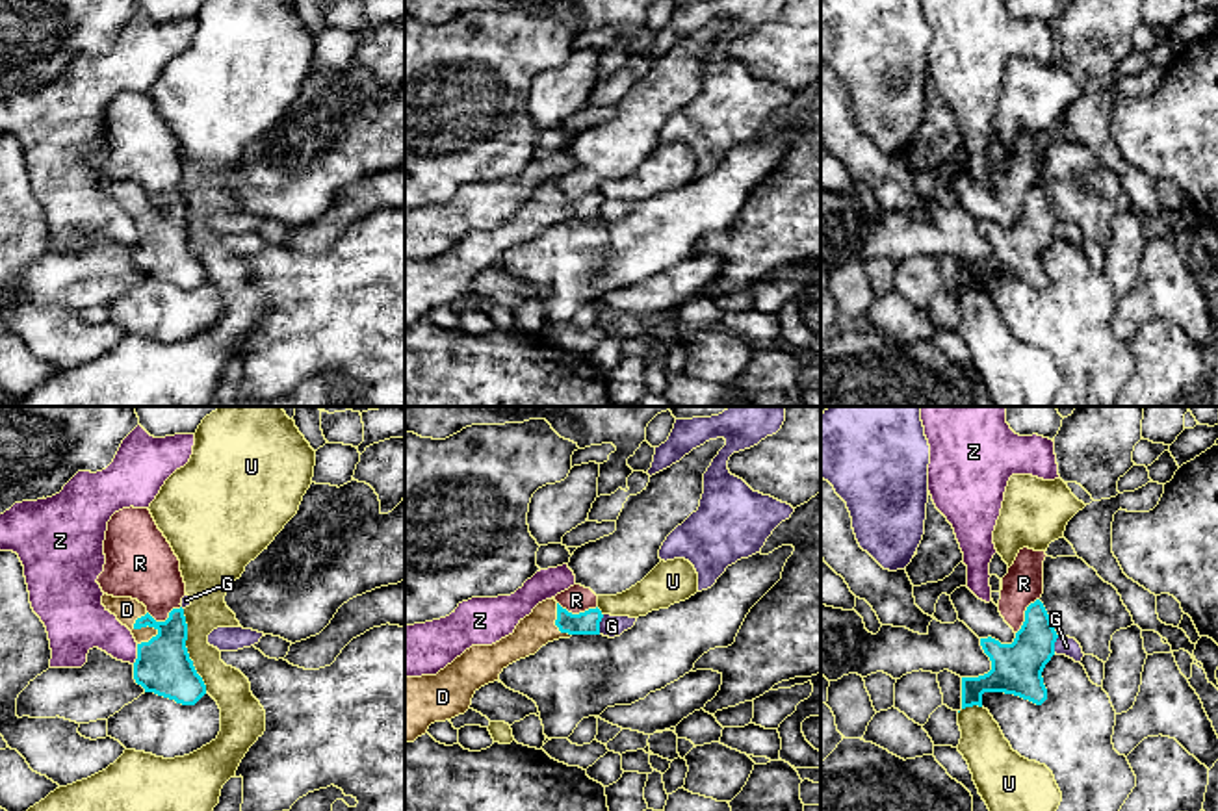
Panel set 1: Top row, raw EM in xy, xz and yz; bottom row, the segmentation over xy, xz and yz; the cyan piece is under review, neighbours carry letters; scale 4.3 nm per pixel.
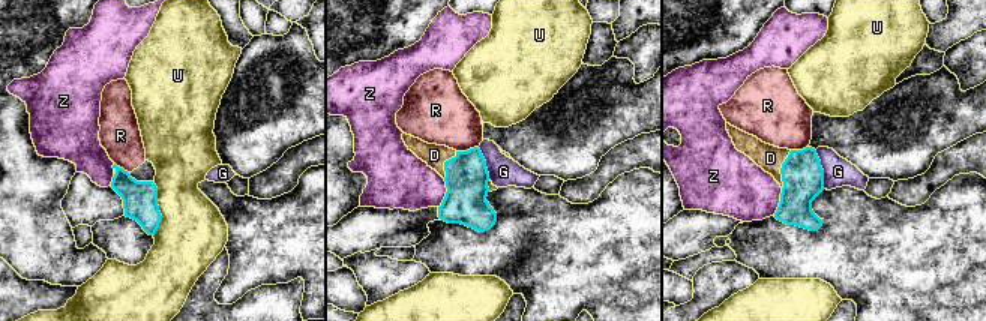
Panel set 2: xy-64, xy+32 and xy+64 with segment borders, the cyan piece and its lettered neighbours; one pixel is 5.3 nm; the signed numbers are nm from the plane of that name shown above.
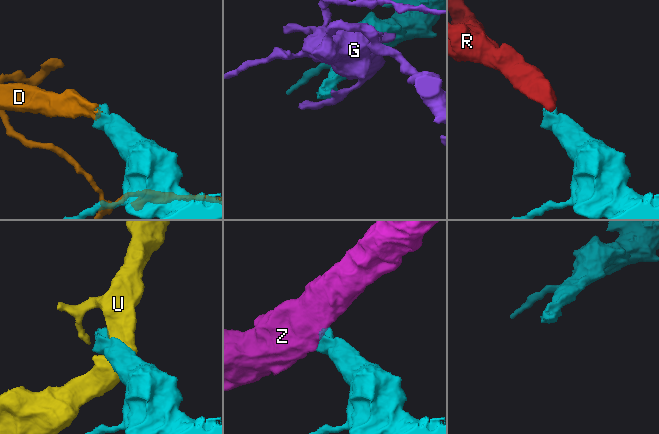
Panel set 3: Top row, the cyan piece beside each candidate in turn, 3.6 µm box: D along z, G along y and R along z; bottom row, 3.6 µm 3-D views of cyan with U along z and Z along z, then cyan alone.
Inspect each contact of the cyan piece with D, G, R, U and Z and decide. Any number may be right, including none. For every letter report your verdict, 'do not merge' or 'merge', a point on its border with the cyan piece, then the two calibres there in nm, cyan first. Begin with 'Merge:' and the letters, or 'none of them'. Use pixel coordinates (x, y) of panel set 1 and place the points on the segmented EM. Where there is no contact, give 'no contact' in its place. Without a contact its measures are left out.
Merge: D
D: merge | xy (147, 624) | 240/110 nm
G: do not merge | xz (598, 624) | 100/100 nm
R: do not merge | xz (580, 613) | 100/120 nm
U: do not merge | xy (186, 650) | 240/170 nm
Z: do not merge | xy (138, 654) | 240/200 nm

